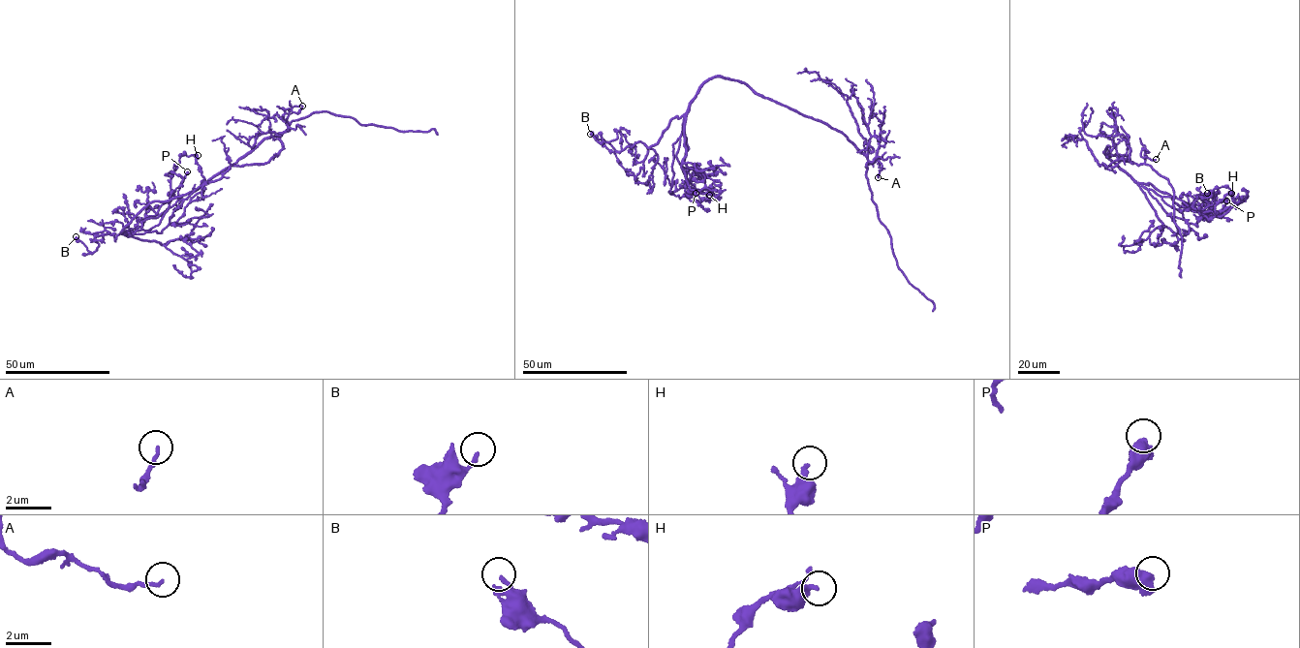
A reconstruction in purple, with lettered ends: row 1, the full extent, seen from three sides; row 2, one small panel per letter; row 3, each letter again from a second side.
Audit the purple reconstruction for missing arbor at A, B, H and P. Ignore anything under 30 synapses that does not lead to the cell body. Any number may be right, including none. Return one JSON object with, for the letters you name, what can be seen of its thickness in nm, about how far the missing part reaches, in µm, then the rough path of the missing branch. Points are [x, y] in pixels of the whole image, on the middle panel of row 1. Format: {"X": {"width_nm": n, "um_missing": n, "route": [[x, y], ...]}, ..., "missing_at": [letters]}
{"missing_at": []}

